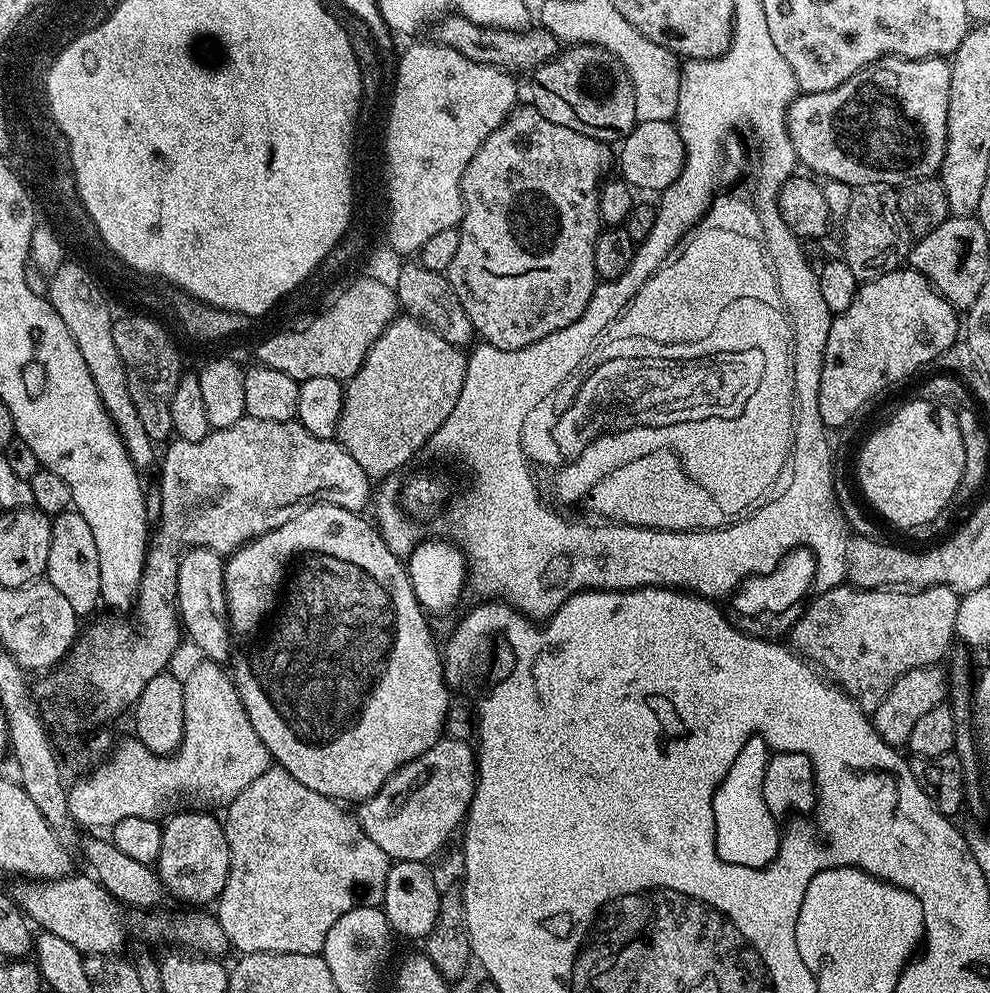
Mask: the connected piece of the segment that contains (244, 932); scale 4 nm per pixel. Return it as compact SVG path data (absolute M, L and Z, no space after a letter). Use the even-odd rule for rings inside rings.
M269 766L261 777L254 778L246 790L242 790L237 796L227 801L228 813L222 816L226 842L230 850L230 870L226 878L226 886L222 890L220 899L215 901L214 915L220 921L222 930L226 934L229 945L237 948L237 953L247 954L250 952L289 952L290 954L320 954L323 943L326 942L327 931L334 925L340 915L346 914L351 908L359 905L361 901L365 905L379 905L381 903L386 878L390 867L390 857L362 830L359 819L347 812L341 801L333 800L331 796L318 794L318 790L310 790L310 786L302 786L294 774L290 774L285 768Z

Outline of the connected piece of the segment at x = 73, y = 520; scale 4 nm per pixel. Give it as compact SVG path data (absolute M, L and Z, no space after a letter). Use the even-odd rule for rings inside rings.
M75 510L60 512L52 517L50 534L50 558L48 559L47 583L63 594L78 618L91 617L100 599L100 571L98 570L98 546L94 546L94 533L82 514Z

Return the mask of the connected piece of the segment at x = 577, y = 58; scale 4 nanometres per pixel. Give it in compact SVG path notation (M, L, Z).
M574 44L565 47L557 51L552 60L535 69L530 79L531 107L550 118L550 122L558 122L558 126L578 130L578 134L586 134L595 140L620 142L637 125L634 86L627 71L614 53L598 45Z

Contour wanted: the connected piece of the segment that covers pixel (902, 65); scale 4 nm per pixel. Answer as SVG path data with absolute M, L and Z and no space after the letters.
M884 56L834 86L834 90L797 95L788 107L788 133L797 161L803 167L805 164L809 173L817 172L812 174L824 176L825 181L848 183L852 189L871 184L903 186L910 180L935 177L946 154L951 73L951 63L938 56L924 60Z

